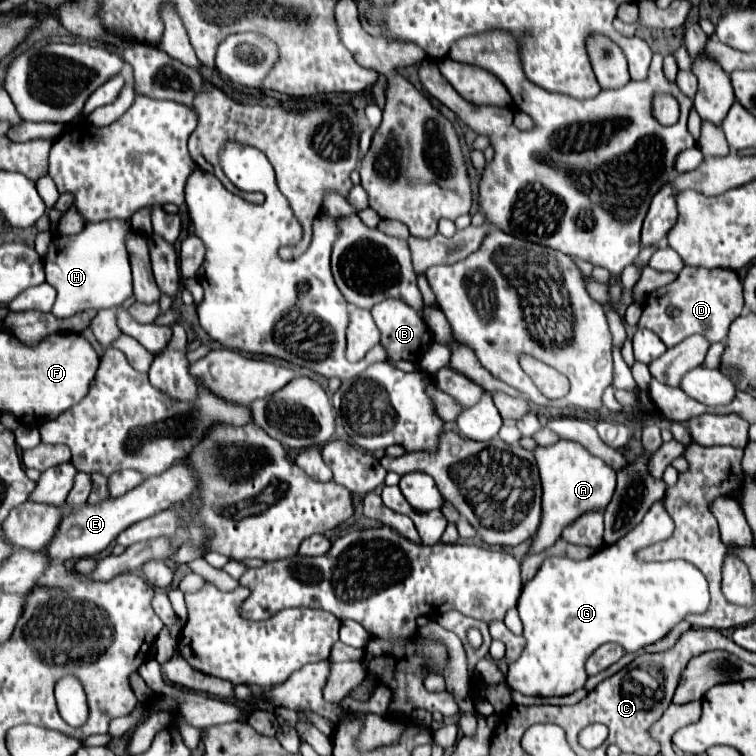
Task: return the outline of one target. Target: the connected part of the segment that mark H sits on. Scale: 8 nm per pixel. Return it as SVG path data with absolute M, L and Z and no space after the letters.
M102 220L102 222L86 222L80 234L74 236L54 236L46 254L46 282L56 288L58 296L52 308L52 314L58 318L70 318L76 312L94 308L114 308L122 306L132 296L132 270L130 258L126 254L126 220Z

